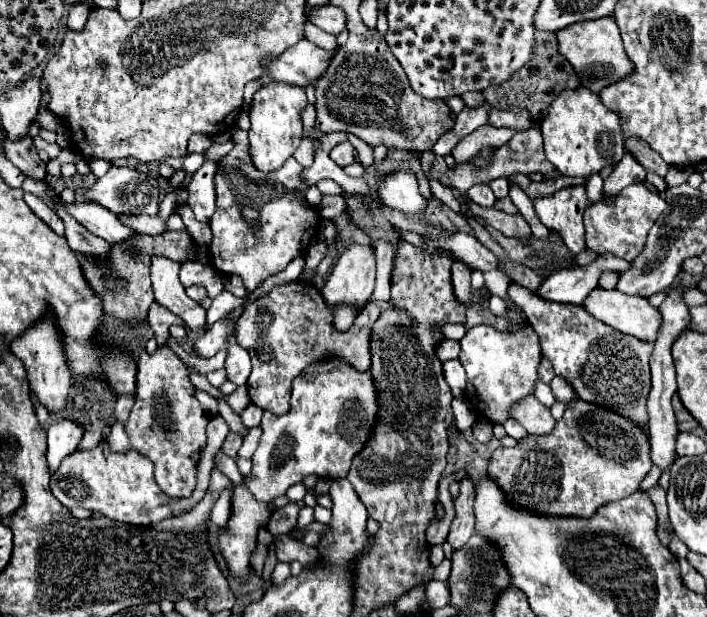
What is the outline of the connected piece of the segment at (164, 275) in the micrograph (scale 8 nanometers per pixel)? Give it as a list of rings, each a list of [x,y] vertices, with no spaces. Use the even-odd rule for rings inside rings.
[[[155,258],[155,262],[151,262],[151,282],[155,300],[179,318],[183,318],[189,330],[203,334],[207,330],[206,309],[181,292],[179,266],[181,264],[175,264],[167,258]]]

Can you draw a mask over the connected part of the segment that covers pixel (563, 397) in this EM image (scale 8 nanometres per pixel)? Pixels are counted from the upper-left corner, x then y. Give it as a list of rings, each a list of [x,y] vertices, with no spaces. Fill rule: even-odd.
[[[555,376],[549,386],[551,386],[553,394],[555,394],[555,400],[559,400],[559,402],[563,402],[563,404],[569,404],[569,402],[573,402],[573,400],[577,398],[577,396],[575,396],[575,390],[569,386],[569,382],[567,382],[565,378]]]

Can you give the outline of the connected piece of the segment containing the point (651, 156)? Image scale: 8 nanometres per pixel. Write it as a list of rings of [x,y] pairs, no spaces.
[[[629,138],[629,140],[625,140],[625,148],[629,152],[633,152],[633,156],[637,158],[637,162],[643,164],[647,170],[657,172],[659,176],[665,176],[667,174],[665,170],[669,168],[669,164],[663,162],[663,158],[659,158],[659,154],[655,150],[651,150],[651,146],[647,146],[647,142],[643,142],[639,138]]]

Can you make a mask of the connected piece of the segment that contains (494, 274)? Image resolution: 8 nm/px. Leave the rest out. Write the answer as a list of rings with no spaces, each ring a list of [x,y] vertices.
[[[492,270],[491,272],[484,273],[484,285],[490,290],[491,294],[497,295],[502,298],[506,303],[509,302],[507,289],[510,279],[501,270]]]

